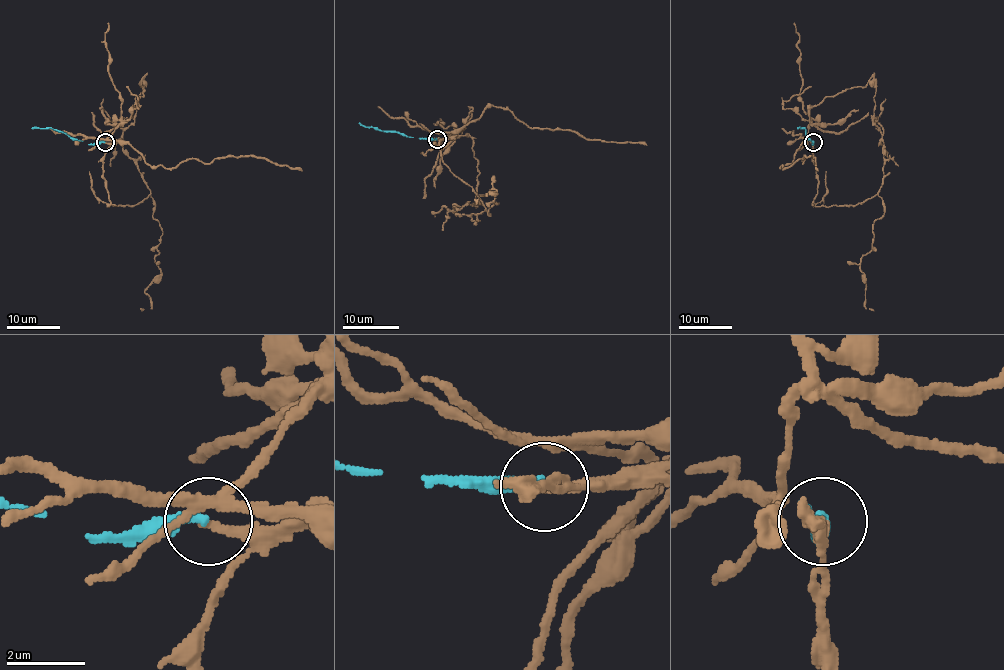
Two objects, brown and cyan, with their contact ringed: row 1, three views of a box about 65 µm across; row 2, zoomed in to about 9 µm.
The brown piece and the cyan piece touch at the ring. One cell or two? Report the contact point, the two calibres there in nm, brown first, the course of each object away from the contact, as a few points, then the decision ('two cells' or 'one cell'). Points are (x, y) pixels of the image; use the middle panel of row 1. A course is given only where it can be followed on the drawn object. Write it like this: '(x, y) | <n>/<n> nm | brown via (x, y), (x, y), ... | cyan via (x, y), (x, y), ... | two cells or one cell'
(437, 139) | 240/300 nm | brown via (437, 140), (443, 162), (488, 215), (495, 189), (475, 203) | cyan via (437, 140), (365, 127), (359, 123) | two cells

